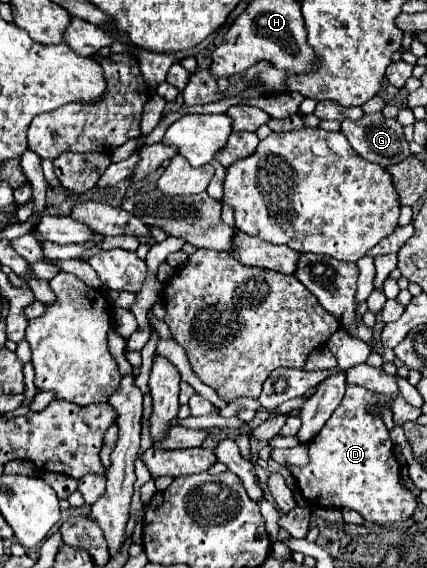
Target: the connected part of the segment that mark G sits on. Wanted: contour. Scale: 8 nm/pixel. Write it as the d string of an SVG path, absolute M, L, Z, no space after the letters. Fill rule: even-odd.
M381 112L365 114L355 122L343 120L341 132L361 158L383 168L411 154L409 142L403 136L403 126L397 120L387 120Z

